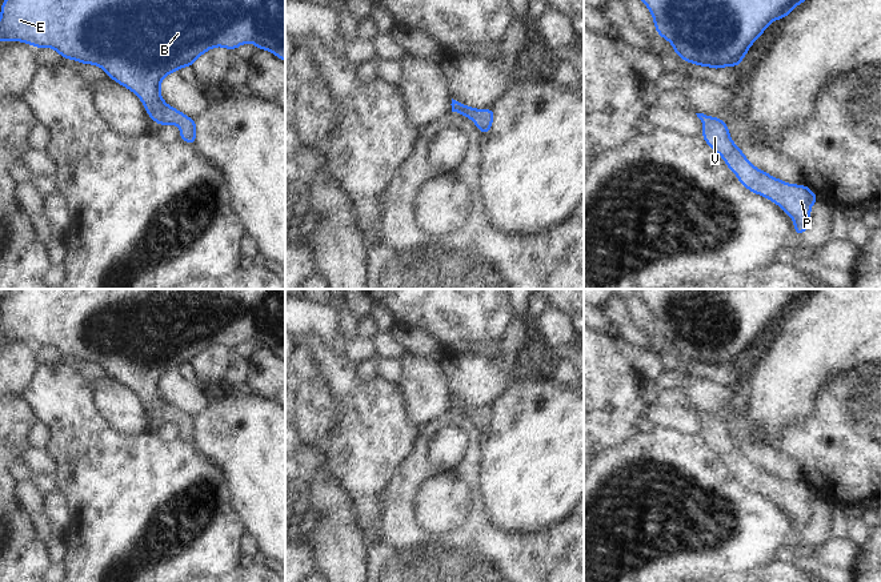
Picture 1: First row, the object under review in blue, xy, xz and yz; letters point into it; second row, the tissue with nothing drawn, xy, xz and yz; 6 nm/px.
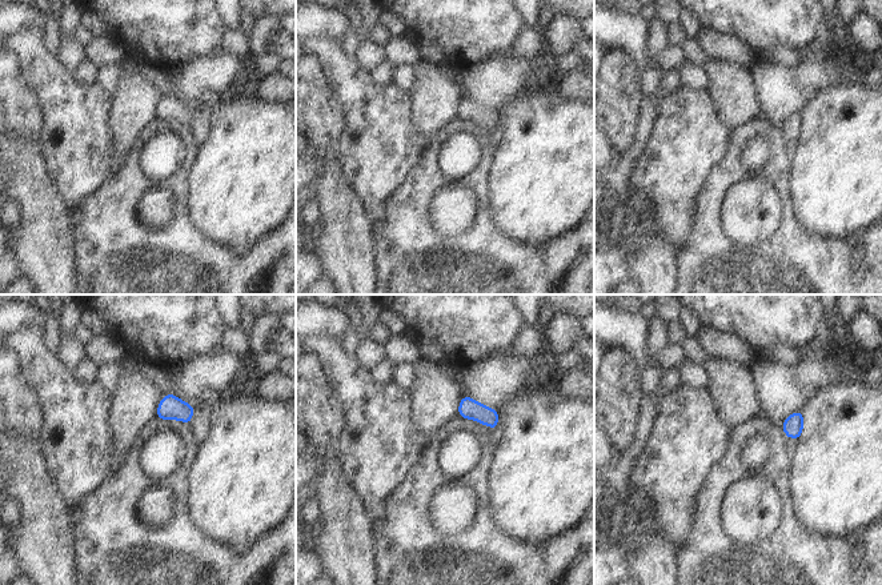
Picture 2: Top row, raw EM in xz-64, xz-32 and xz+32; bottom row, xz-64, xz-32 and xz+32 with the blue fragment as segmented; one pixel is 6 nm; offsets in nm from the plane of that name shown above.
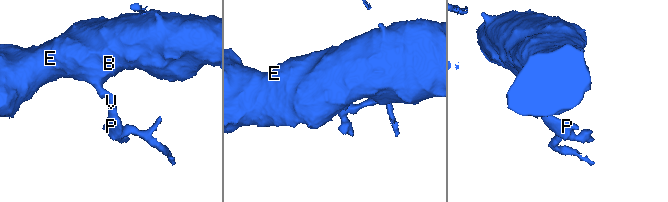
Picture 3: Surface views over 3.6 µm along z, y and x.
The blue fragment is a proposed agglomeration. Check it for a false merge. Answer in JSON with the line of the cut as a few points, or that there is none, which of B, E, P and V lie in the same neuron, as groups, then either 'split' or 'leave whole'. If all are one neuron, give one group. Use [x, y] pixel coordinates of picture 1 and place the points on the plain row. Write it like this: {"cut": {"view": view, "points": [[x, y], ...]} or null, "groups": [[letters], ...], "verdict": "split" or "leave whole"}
{"cut": null, "groups": [["B", "E", "P", "V"]], "verdict": "leave whole"}

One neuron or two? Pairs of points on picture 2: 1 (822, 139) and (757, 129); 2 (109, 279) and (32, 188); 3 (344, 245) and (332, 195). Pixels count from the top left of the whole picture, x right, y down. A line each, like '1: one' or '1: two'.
1: two
2: two
3: one

